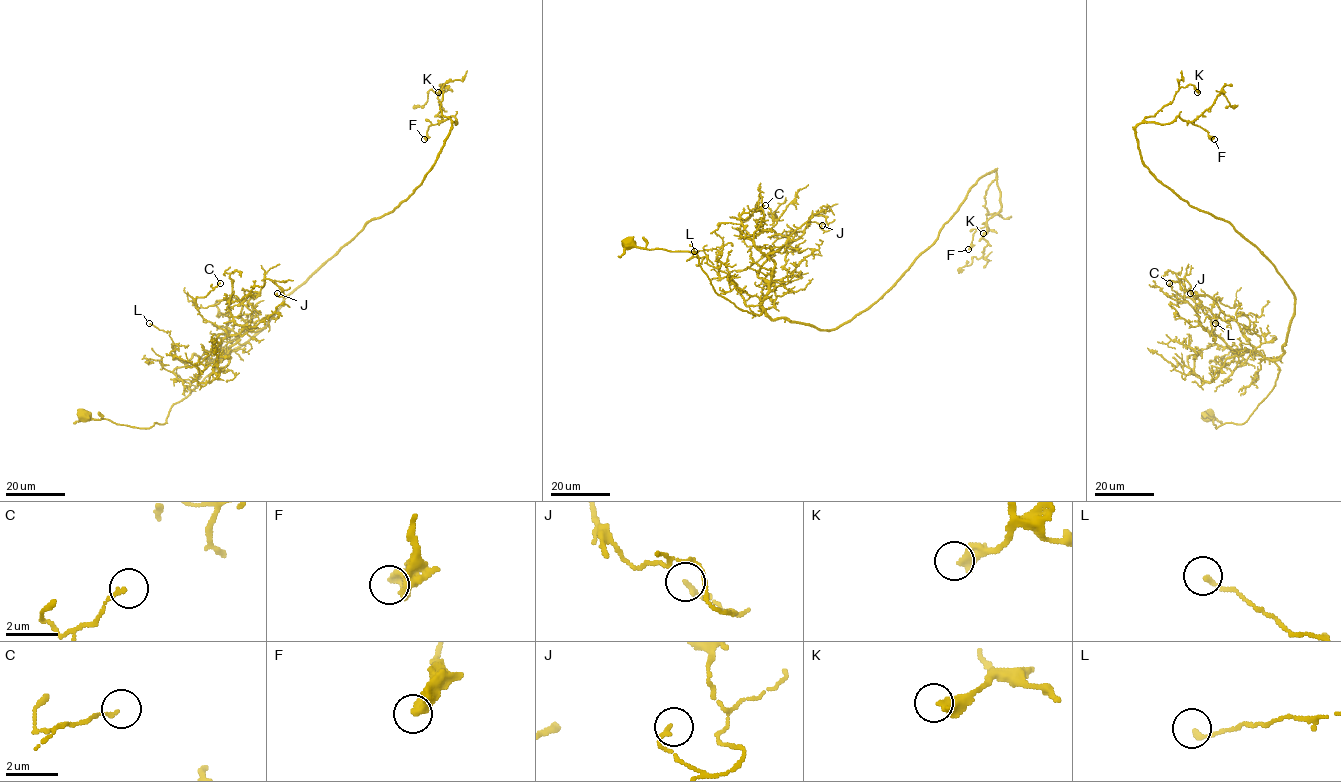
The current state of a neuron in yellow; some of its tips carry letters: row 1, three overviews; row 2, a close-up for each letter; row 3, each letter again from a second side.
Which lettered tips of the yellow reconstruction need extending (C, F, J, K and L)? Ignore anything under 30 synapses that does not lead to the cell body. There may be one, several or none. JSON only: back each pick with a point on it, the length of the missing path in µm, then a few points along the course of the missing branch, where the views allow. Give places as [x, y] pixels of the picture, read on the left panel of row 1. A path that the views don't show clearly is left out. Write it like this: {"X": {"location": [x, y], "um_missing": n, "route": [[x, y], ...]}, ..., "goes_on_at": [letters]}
{"goes_on_at": []}

